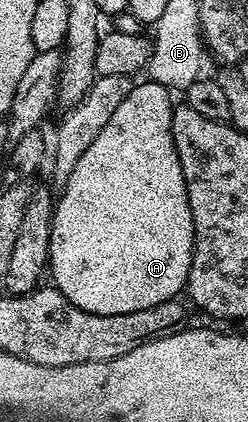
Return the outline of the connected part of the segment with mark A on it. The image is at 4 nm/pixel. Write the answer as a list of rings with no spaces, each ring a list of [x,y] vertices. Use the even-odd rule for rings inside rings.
[[[137,83],[132,87],[130,94],[126,94],[122,106],[118,106],[118,110],[114,110],[110,122],[106,122],[106,126],[102,126],[98,138],[94,138],[94,142],[90,142],[86,154],[82,154],[82,158],[78,158],[78,166],[74,166],[74,170],[70,170],[68,181],[62,185],[61,192],[64,193],[61,196],[59,193],[52,209],[52,229],[50,230],[50,246],[46,265],[47,271],[52,271],[51,283],[71,304],[90,314],[102,314],[103,316],[106,314],[134,314],[134,310],[146,310],[150,306],[158,306],[158,302],[177,299],[181,295],[179,292],[185,291],[190,274],[196,231],[190,214],[190,202],[182,166],[178,162],[178,154],[172,137],[173,93],[160,84],[145,83]]]

